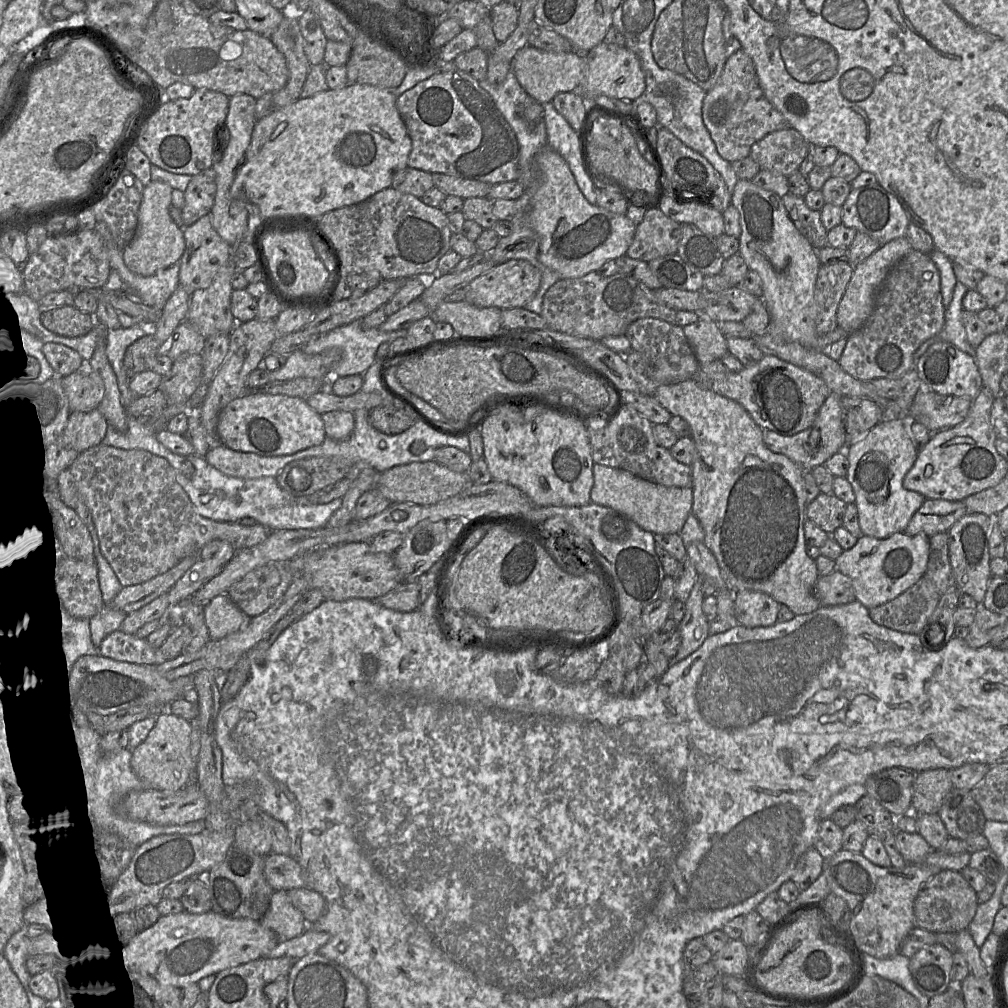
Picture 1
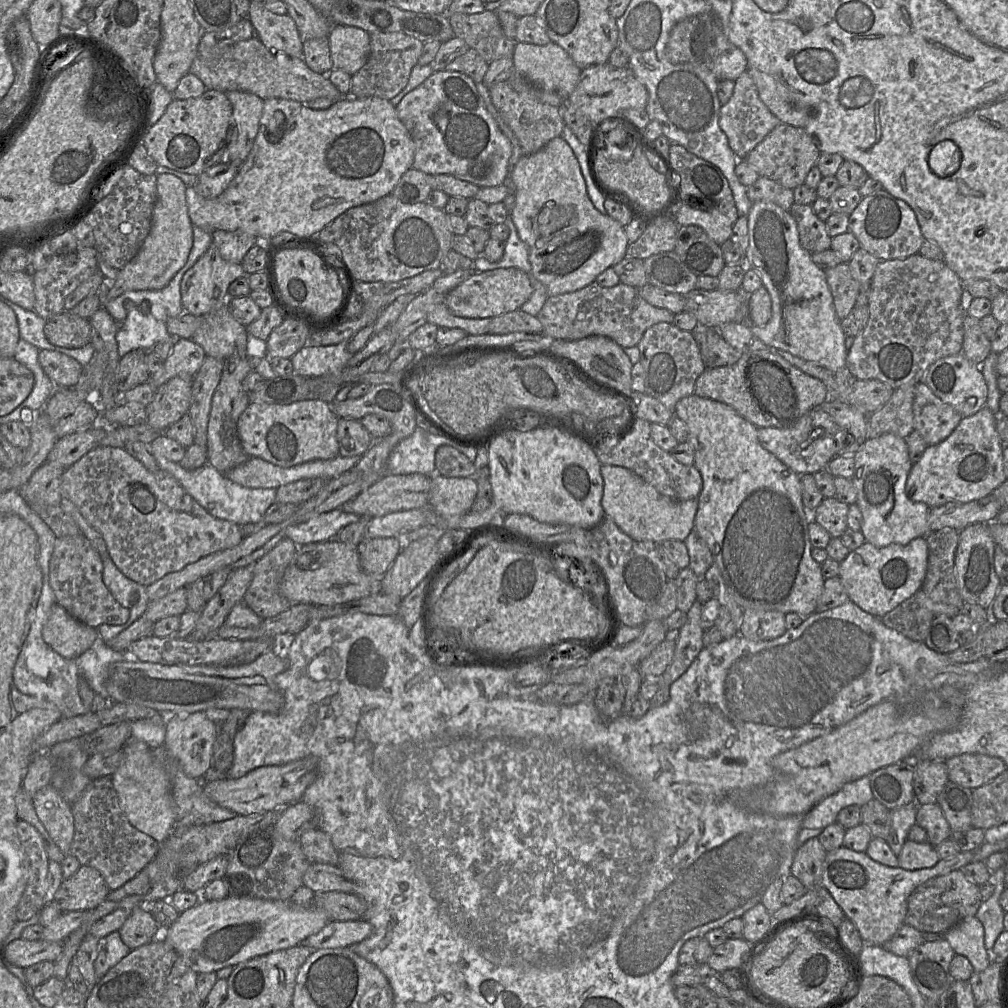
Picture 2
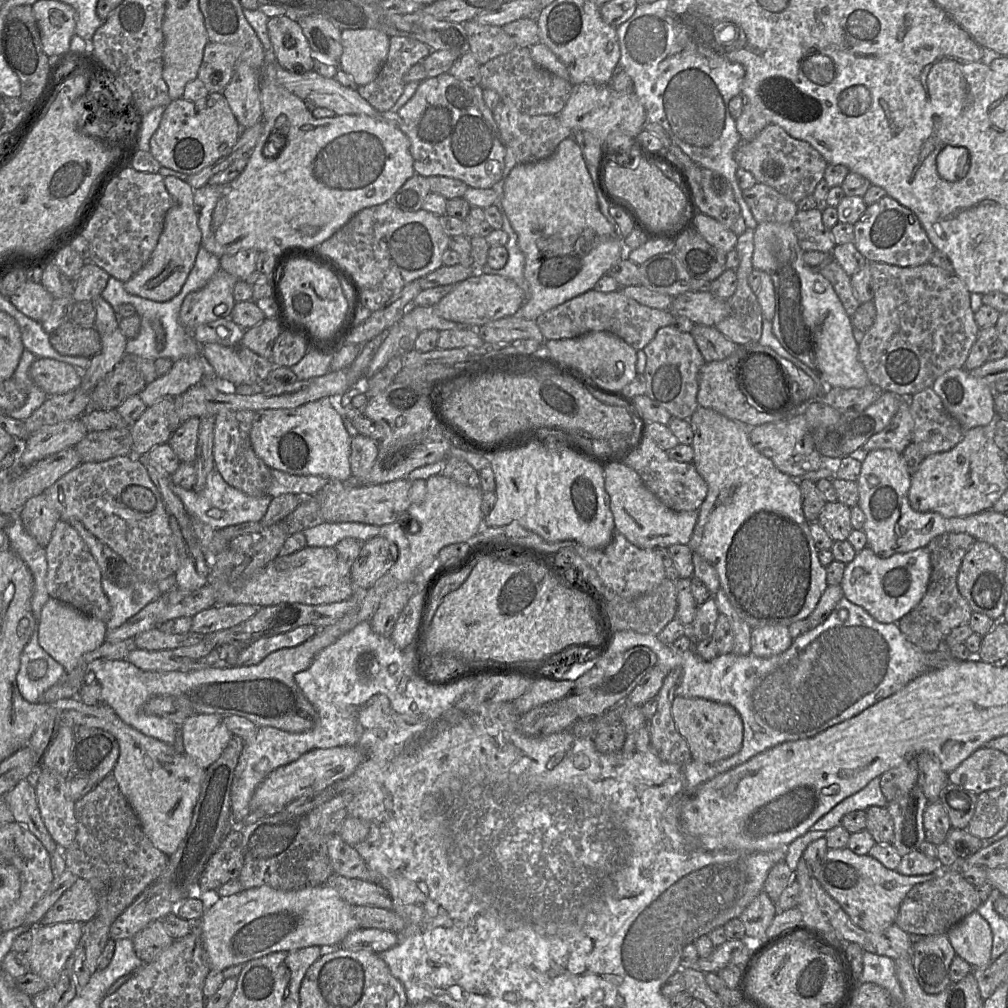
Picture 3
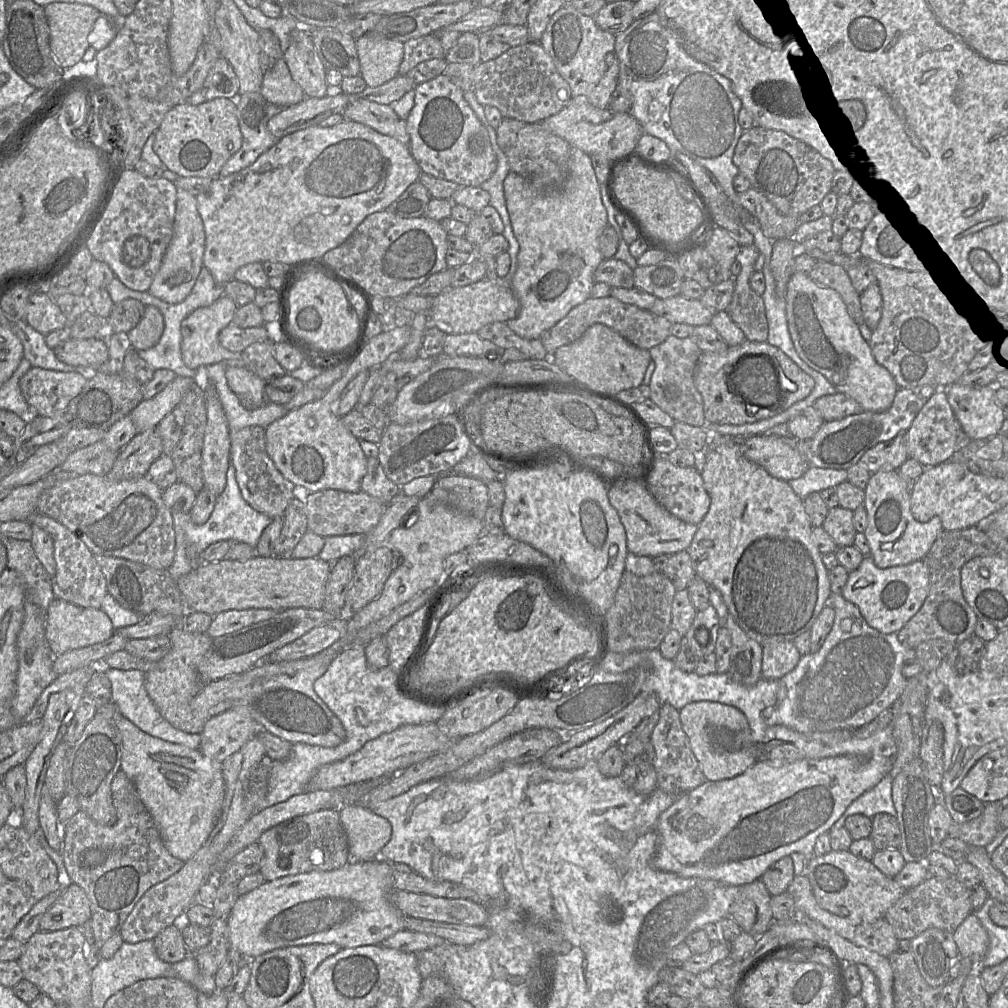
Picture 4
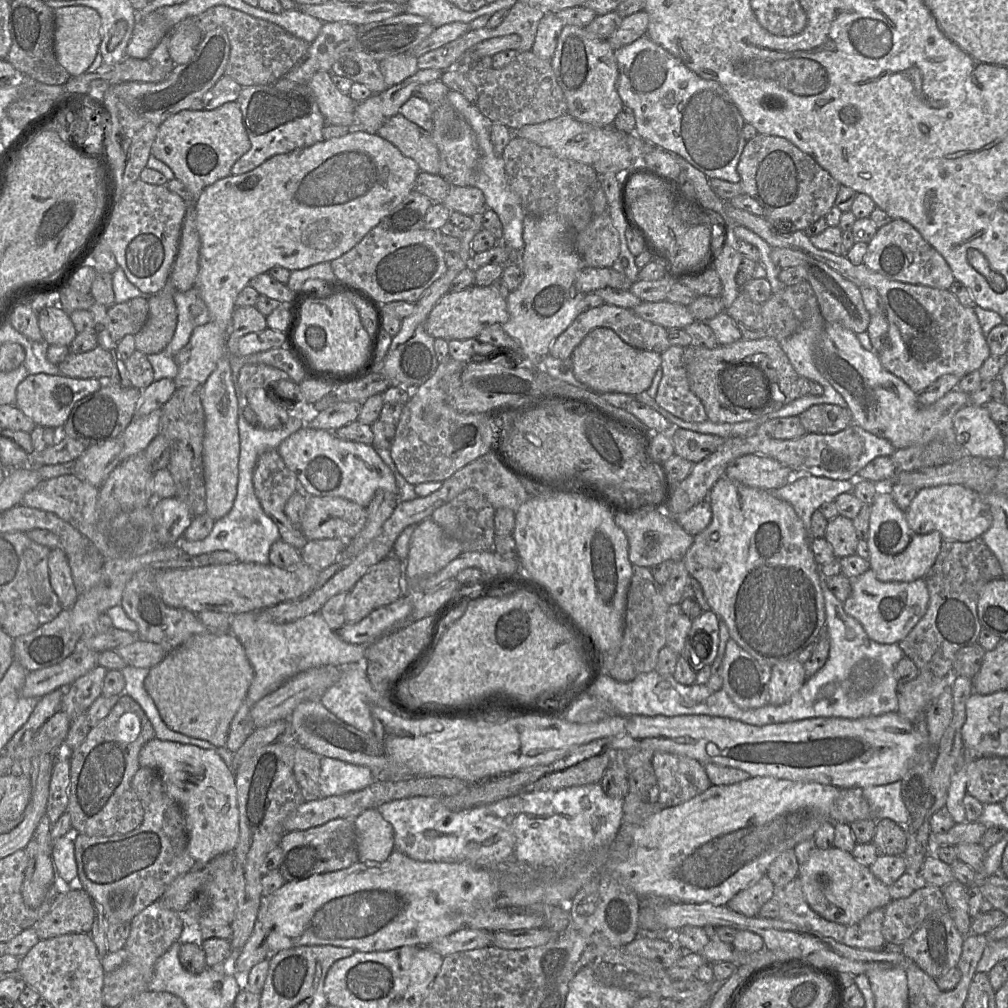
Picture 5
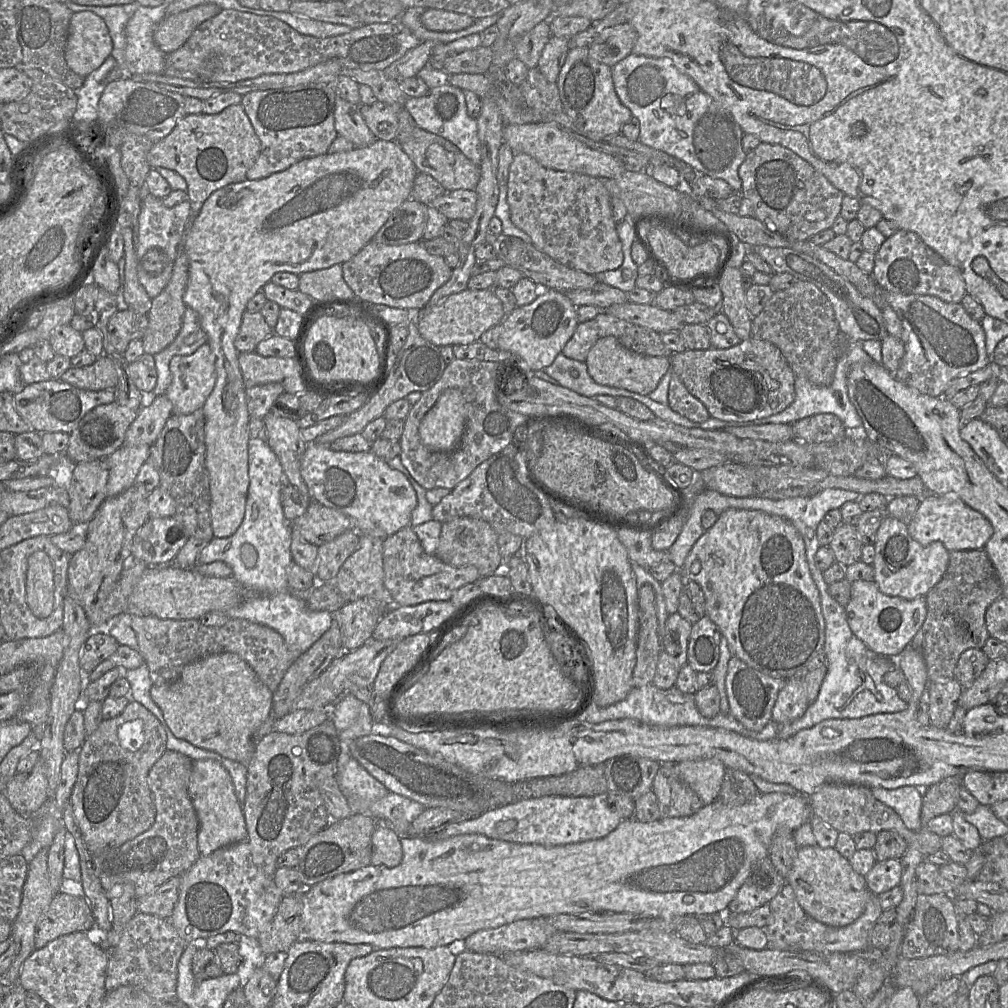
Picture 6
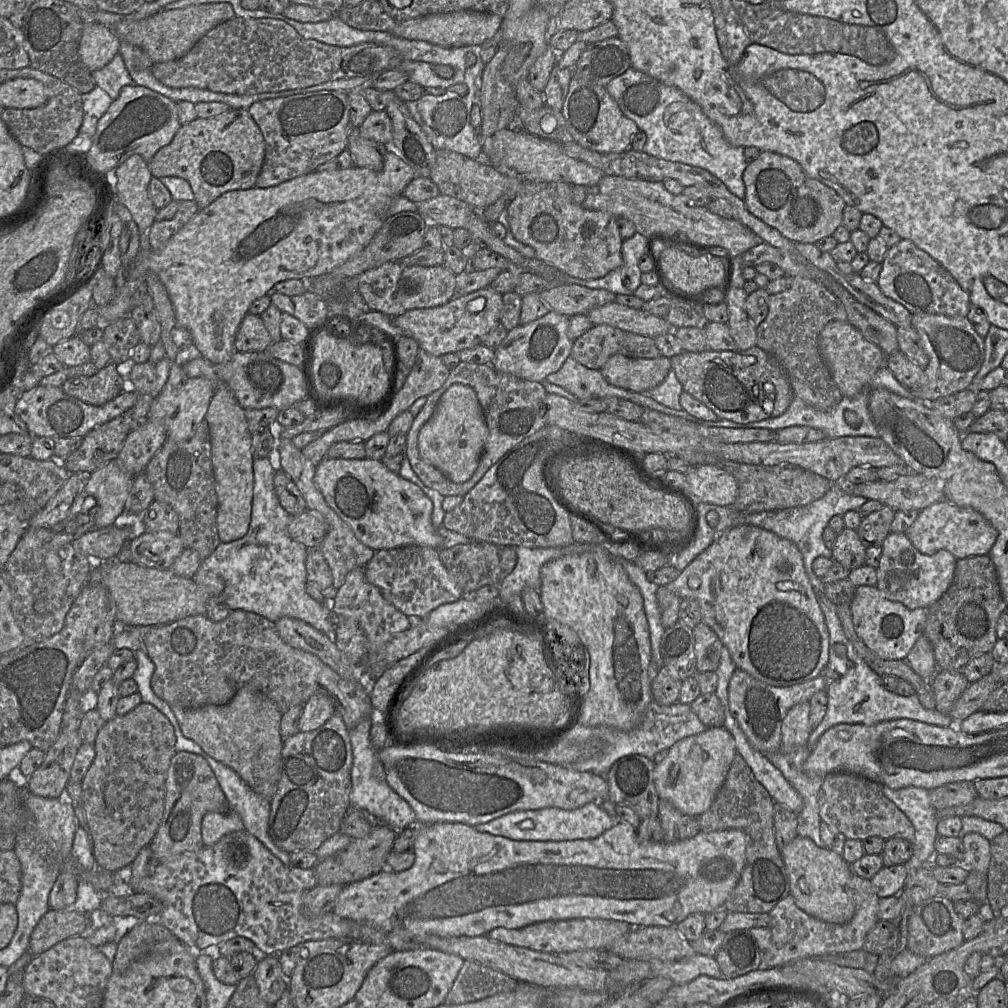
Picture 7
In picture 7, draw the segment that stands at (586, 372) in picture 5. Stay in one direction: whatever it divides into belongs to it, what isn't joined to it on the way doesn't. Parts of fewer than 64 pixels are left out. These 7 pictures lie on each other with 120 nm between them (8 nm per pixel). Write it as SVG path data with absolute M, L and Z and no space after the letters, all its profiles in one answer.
M615 354L600 372L611 385L642 393L661 384L671 369L670 358L665 356L645 359Z

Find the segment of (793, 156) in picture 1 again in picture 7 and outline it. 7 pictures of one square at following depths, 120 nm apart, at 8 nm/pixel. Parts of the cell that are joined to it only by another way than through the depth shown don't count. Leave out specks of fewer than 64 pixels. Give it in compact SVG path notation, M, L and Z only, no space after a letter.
M769 151L748 164L743 173L747 209L793 242L815 244L842 225L846 202L829 186L809 177L794 159Z

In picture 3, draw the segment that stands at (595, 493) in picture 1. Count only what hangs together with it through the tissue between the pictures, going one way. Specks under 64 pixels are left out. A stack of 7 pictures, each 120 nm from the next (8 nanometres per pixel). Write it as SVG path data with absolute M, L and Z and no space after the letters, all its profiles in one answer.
M624 462L612 463L604 469L604 487L609 496L615 529L631 544L641 549L689 544L698 520L698 511L670 510L645 486L636 471Z

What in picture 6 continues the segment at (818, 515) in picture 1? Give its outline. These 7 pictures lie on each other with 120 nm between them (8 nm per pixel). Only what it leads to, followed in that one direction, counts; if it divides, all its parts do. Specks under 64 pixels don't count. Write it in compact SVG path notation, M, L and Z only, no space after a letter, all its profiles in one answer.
M842 522L834 529L829 547L837 562L849 566L861 561L863 545L856 526Z

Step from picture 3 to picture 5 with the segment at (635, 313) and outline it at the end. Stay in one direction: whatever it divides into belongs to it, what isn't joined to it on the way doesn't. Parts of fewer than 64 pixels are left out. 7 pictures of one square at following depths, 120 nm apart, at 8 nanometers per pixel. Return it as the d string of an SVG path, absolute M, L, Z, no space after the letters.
M604 303L601 306L581 312L568 328L550 344L549 354L561 360L570 358L573 350L585 336L598 327L606 327L613 330L625 343L637 349L662 353L671 346L666 328L640 318L632 309Z

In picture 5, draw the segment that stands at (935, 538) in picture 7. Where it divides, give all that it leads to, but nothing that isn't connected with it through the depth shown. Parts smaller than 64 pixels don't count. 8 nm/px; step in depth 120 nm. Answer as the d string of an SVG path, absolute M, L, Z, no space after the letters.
M946 484L918 490L905 512L909 527L917 534L938 531L942 541L969 542L981 537L992 524L989 506L976 491L959 484Z

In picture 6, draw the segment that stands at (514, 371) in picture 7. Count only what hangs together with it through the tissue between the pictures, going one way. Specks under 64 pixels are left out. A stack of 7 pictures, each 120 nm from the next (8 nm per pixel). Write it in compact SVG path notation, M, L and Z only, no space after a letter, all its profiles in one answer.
M541 288L540 294L533 302L516 307L502 321L498 349L519 357L533 371L542 370L551 365L556 356L561 353L572 337L577 324L577 308L565 292Z

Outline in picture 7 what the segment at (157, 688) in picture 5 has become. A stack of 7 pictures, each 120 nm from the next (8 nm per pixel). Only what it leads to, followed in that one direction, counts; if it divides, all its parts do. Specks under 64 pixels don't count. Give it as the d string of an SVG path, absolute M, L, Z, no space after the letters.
M244 685L224 705L207 705L197 709L185 709L170 705L183 735L198 744L205 753L234 770L257 794L270 801L276 793L281 774L283 738L280 733L282 713L278 706L257 688Z

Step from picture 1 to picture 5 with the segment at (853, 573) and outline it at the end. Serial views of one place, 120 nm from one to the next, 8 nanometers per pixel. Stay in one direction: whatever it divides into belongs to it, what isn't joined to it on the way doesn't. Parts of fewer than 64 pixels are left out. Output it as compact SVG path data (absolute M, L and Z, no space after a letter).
M870 568L850 578L851 594L843 603L844 611L857 620L867 636L880 644L899 643L924 616L929 593L924 578L913 582L882 582Z

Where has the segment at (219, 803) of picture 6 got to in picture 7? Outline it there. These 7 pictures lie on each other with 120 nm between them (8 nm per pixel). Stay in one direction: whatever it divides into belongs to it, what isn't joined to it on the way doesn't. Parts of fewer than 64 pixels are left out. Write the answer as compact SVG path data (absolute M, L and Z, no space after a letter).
M231 809L225 813L208 812L201 823L201 835L205 847L211 847L223 836L241 830L244 830L243 822Z

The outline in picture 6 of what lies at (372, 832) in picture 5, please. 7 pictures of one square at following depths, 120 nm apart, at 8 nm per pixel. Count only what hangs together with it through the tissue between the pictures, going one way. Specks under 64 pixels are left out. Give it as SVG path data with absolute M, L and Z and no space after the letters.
M378 825L372 835L371 865L394 868L402 858L400 837L386 825Z

